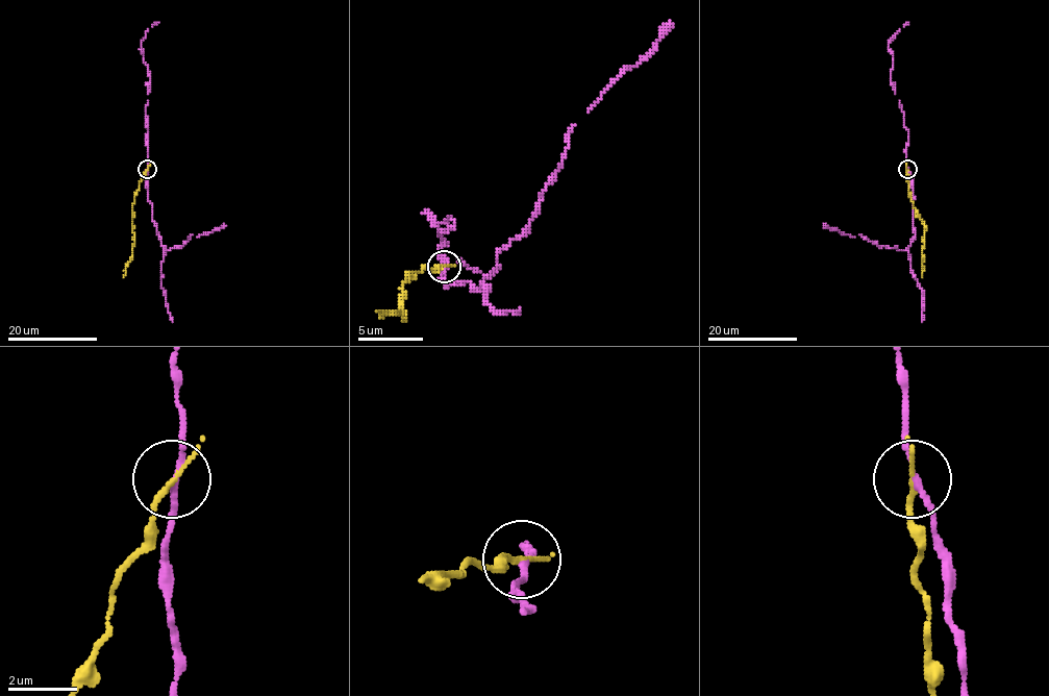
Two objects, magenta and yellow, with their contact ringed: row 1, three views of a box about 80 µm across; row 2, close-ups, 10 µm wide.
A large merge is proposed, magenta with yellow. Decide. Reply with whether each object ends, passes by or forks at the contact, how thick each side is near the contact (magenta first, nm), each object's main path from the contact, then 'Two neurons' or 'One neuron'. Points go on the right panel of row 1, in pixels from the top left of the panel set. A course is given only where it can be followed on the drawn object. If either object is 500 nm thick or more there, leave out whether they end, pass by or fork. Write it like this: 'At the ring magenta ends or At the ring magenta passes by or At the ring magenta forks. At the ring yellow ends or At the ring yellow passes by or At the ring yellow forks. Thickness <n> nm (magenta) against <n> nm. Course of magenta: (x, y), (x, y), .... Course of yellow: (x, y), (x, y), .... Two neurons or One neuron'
At the ring magenta passes by. At the ring yellow passes by. Thickness 160 nm (magenta) against 130 nm. Course of magenta: (906, 168), (914, 199), (915, 237), (906, 249), (879, 246), (860, 237), (845, 235), (823, 225). Course of yellow: (906, 168), (910, 198), (926, 228), (922, 276). Two neurons

